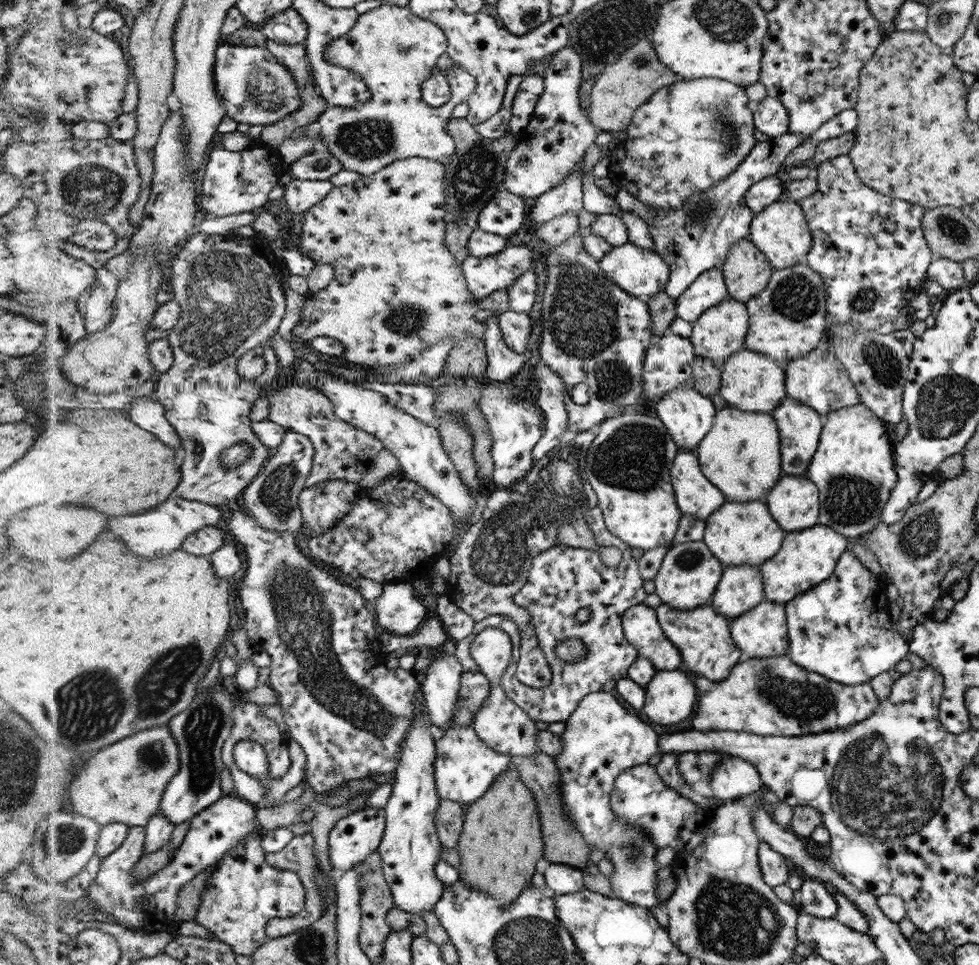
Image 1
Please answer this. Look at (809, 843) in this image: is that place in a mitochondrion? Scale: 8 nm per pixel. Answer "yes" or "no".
no

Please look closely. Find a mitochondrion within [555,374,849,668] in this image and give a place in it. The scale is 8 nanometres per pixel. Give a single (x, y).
(633, 457)

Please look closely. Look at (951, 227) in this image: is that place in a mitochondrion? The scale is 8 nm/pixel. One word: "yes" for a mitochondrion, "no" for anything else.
yes

